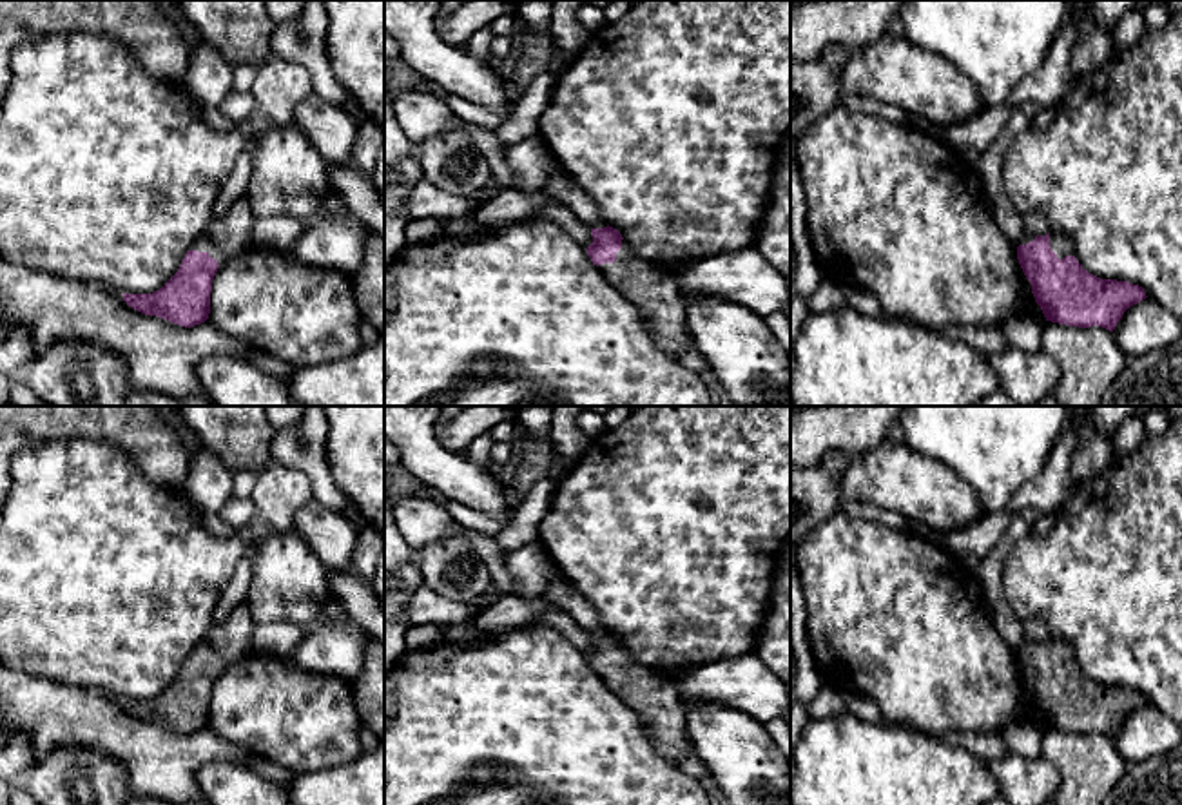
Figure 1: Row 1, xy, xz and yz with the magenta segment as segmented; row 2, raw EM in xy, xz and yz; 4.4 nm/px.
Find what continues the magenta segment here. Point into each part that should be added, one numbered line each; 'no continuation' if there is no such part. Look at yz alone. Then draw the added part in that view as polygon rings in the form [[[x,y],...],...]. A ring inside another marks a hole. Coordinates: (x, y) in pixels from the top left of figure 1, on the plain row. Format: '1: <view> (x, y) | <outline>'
1: yz (1061, 651) | [[[1050,638],[1050,653],[1059,665],[1073,662],[1073,651],[1068,644]]]

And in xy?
1: xy (231, 640) | [[[247,604],[236,606],[228,616],[214,626],[190,656],[207,658],[219,673],[228,664],[247,658],[254,651],[254,618]]]

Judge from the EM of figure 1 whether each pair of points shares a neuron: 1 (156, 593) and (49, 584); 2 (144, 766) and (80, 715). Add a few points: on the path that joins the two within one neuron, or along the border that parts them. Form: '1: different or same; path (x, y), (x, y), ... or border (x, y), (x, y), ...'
1: same; path (129, 590), (120, 584), (77, 584)
2: same; path (127, 749), (96, 720)

